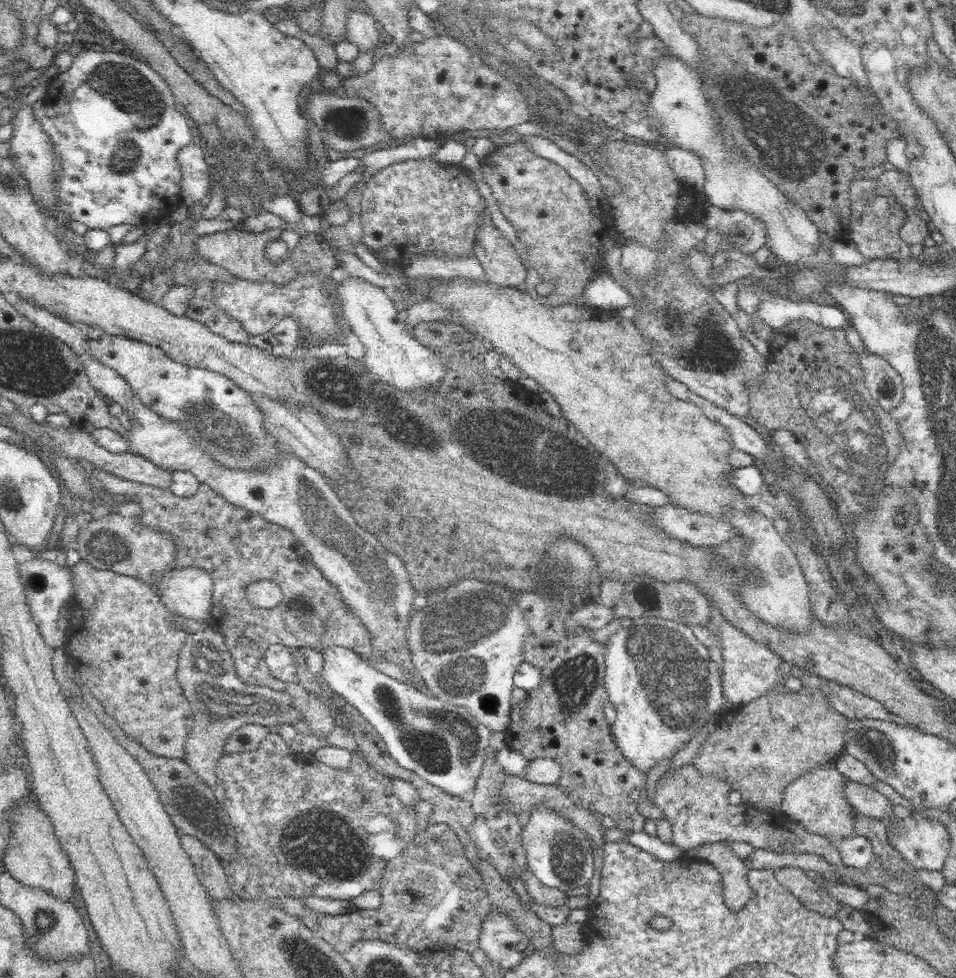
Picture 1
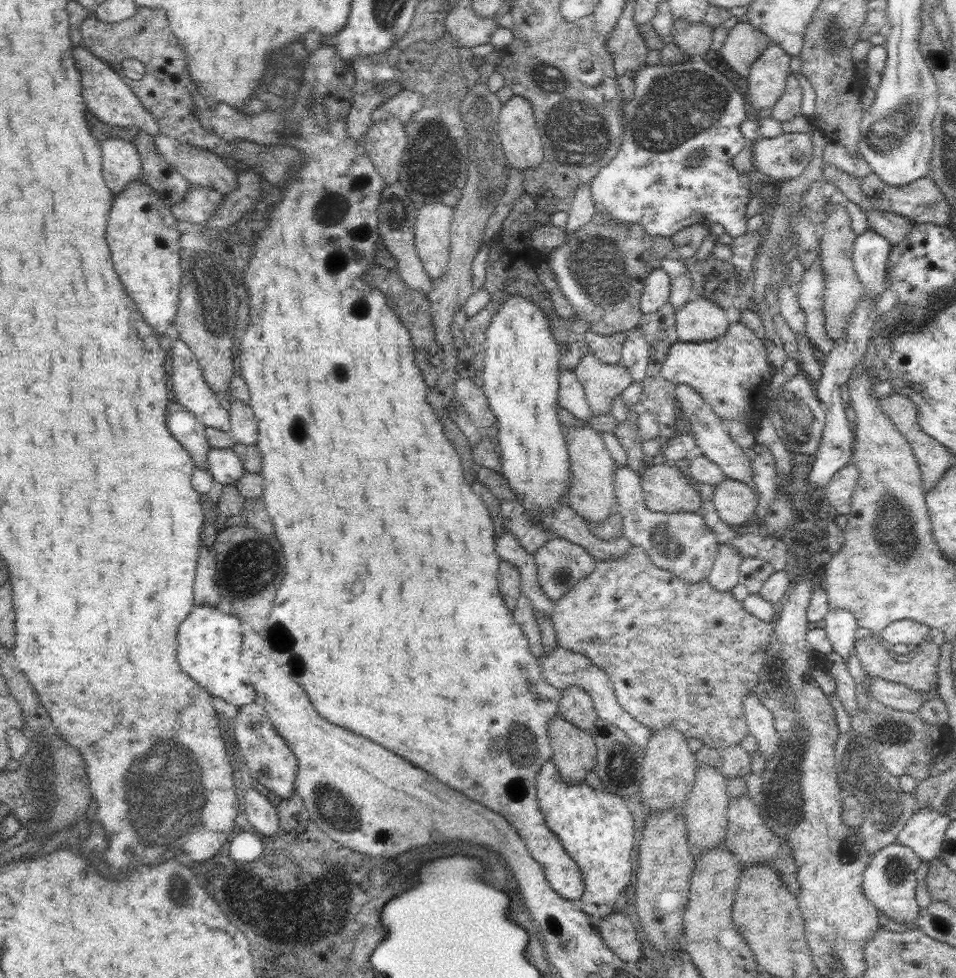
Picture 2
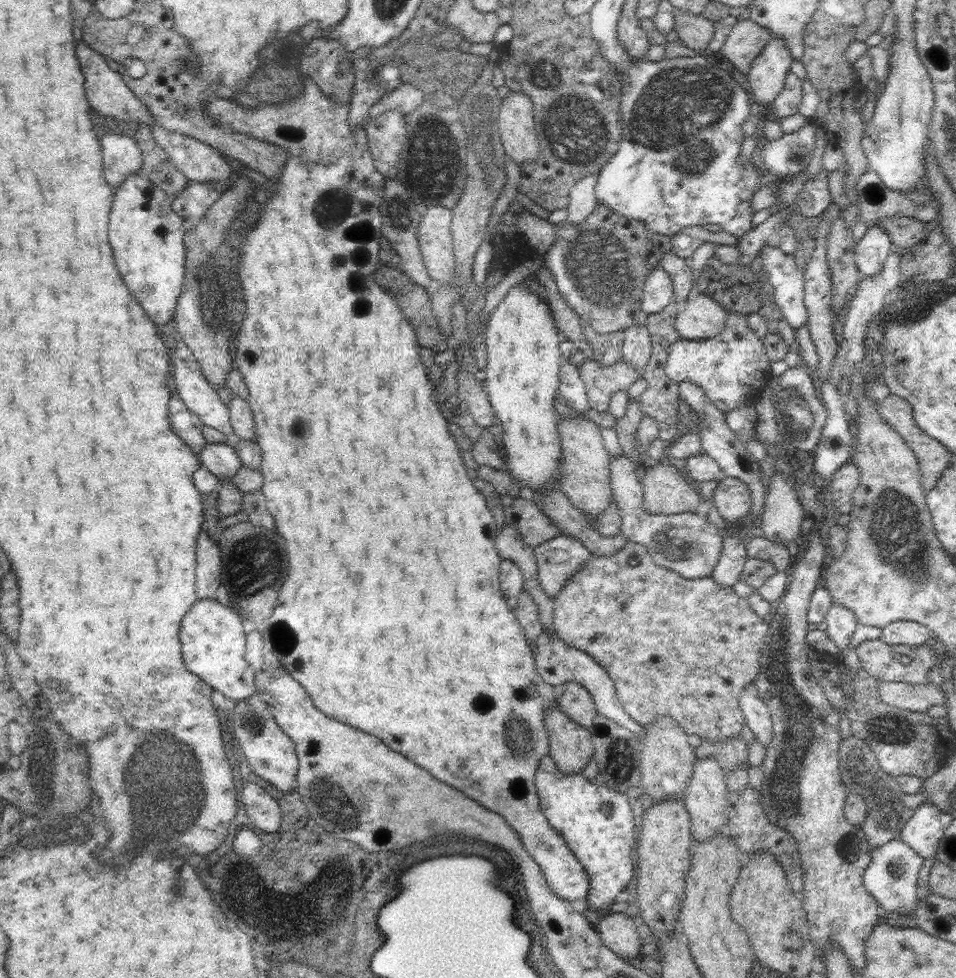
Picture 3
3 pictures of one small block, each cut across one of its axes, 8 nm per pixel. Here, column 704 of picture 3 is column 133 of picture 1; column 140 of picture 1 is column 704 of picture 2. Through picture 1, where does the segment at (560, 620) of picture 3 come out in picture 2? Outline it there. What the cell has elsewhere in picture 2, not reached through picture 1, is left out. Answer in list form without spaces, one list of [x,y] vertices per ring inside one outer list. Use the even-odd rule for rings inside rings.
[[[631,546],[627,556],[623,556],[623,558],[595,560],[595,570],[589,576],[579,578],[575,588],[569,588],[569,592],[565,592],[565,596],[561,596],[561,600],[555,602],[553,630],[555,630],[555,638],[557,638],[559,648],[565,648],[573,654],[585,656],[589,662],[593,662],[599,670],[603,670],[609,676],[613,696],[617,698],[621,708],[625,712],[629,712],[637,722],[647,726],[649,730],[659,732],[667,726],[673,726],[687,740],[697,738],[703,742],[703,746],[711,746],[711,748],[735,746],[743,740],[743,736],[749,734],[749,728],[747,728],[745,716],[743,716],[743,700],[747,694],[755,694],[755,682],[759,678],[759,670],[763,668],[763,654],[769,650],[769,638],[773,634],[771,634],[771,624],[763,624],[761,620],[755,620],[753,616],[749,616],[743,608],[743,602],[737,602],[731,596],[731,590],[719,592],[713,588],[713,584],[709,584],[709,580],[701,580],[697,584],[681,582],[669,570],[657,568],[651,562],[651,558],[647,556],[647,552],[643,552],[639,546]]]

